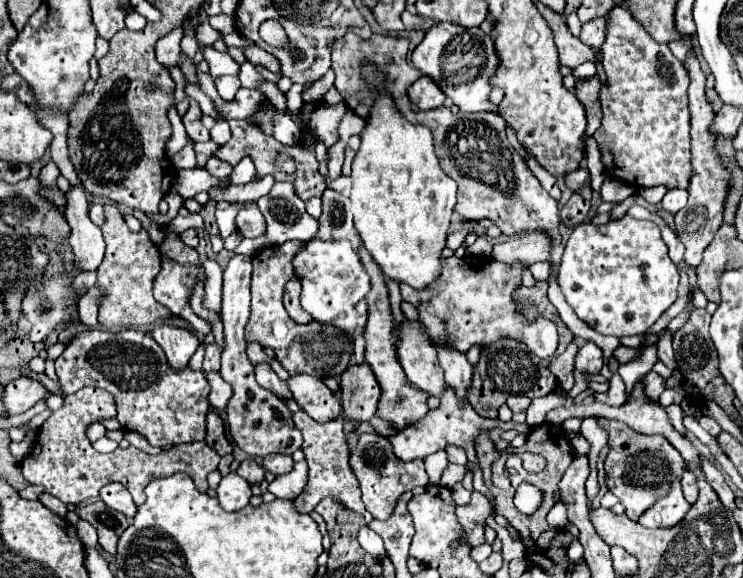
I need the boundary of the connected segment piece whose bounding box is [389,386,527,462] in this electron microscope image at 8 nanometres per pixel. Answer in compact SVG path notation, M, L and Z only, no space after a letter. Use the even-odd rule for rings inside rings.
M451 386L445 388L447 392L443 392L439 396L439 408L437 410L429 410L427 416L411 426L407 426L405 430L401 430L397 436L391 436L391 444L393 444L393 450L395 450L395 456L399 456L401 460L415 460L415 458L425 458L437 450L443 450L447 444L455 444L455 446L461 446L465 448L467 452L467 458L477 462L475 460L475 448L473 448L473 438L479 434L479 430L487 428L505 428L505 430L519 430L519 434L525 434L527 426L525 424L513 424L513 422L501 422L499 418L497 420L491 420L491 418L483 418L479 416L473 408L471 408L471 402L459 398Z

